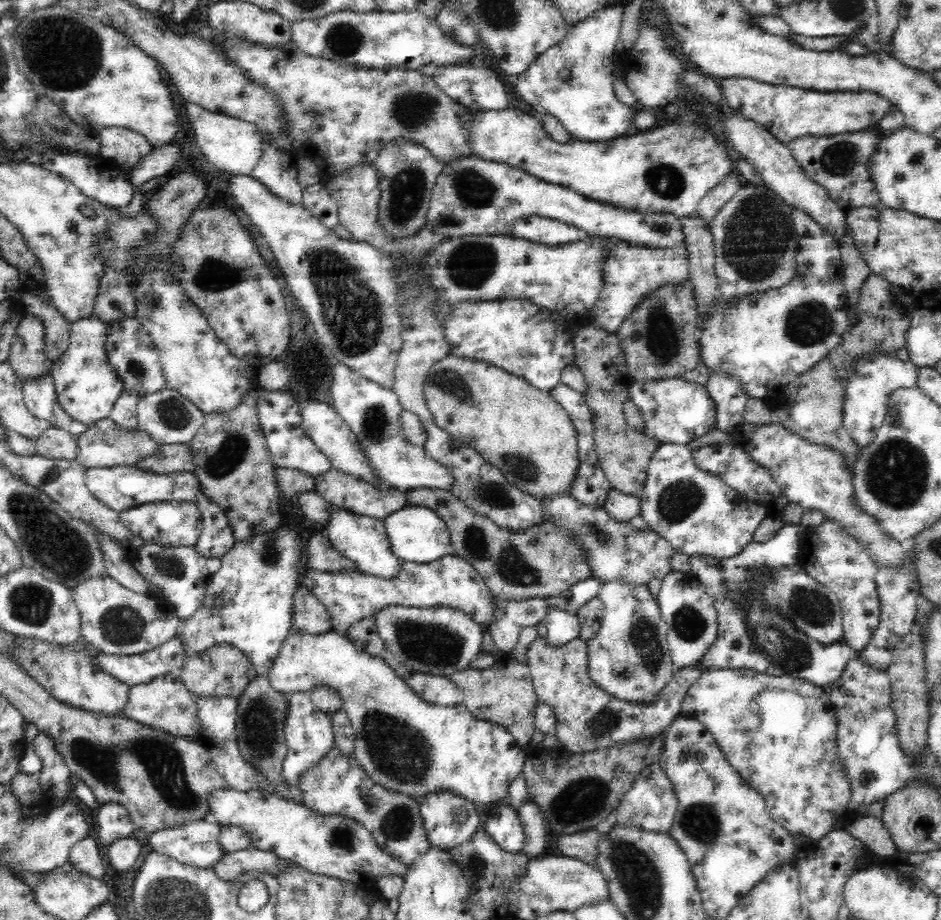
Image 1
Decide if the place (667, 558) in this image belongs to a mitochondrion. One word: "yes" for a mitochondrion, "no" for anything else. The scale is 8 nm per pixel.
no

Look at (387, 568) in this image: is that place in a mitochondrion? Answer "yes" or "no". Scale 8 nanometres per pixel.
no

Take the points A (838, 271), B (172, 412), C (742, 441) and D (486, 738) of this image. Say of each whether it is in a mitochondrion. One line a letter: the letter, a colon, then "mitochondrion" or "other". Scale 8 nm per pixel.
A: other
B: mitochondrion
C: other
D: other

